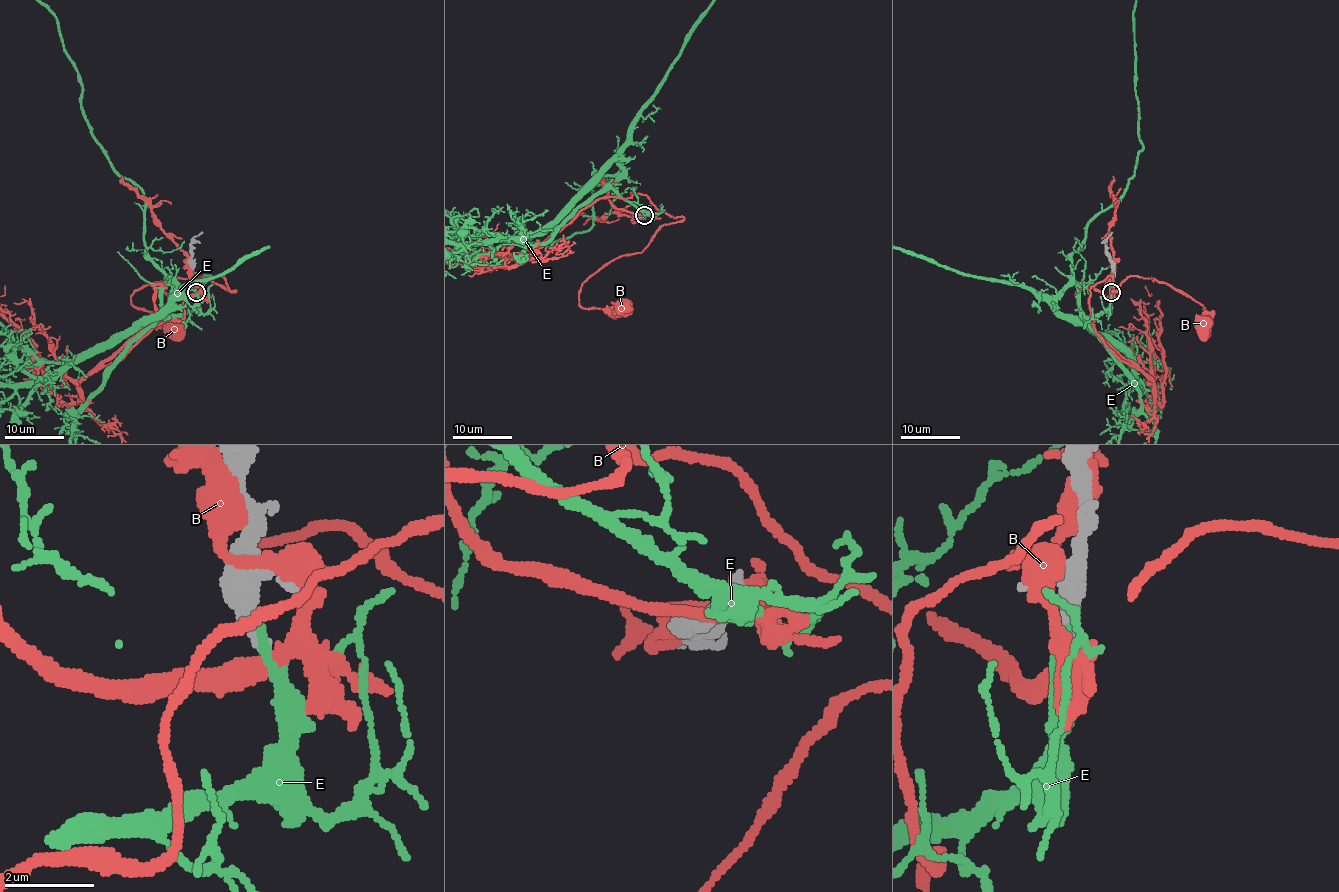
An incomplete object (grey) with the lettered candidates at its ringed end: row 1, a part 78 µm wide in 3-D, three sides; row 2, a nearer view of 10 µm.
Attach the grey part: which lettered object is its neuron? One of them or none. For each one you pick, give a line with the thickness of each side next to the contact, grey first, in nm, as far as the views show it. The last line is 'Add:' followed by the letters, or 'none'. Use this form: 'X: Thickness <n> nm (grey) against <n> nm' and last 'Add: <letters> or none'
Add: none

